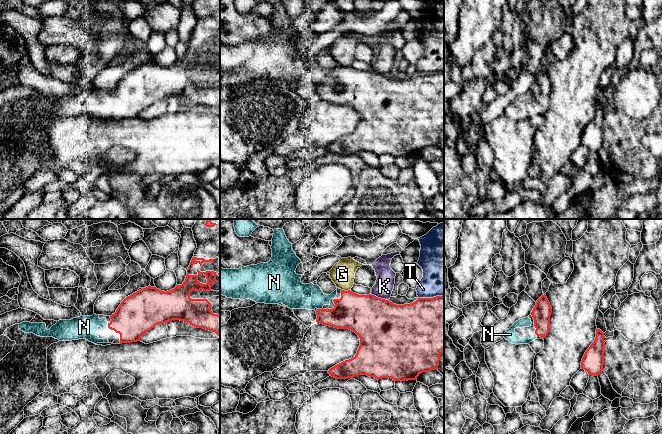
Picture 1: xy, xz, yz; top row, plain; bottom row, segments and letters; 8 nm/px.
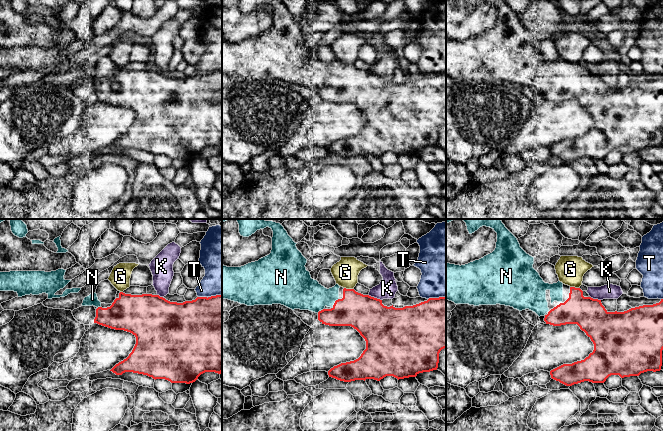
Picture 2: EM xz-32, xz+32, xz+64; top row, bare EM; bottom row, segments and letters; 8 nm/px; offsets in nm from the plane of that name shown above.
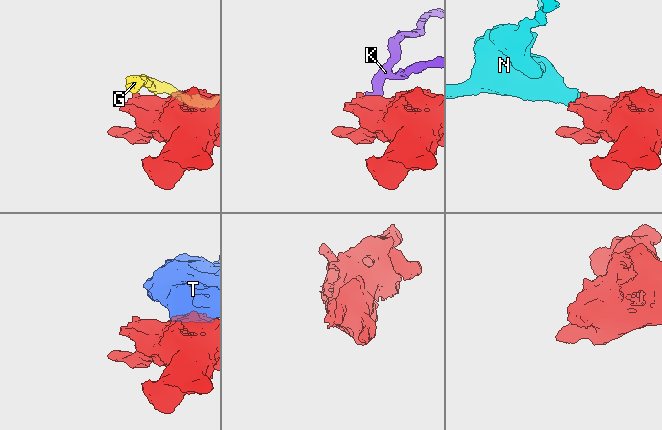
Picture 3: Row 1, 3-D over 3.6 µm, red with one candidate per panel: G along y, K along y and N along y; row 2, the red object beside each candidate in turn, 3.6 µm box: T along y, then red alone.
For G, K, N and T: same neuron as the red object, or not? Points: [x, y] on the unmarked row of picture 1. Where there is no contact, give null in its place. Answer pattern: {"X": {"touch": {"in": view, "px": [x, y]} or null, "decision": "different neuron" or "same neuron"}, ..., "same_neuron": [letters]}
{"G": {"touch": {"in": "xz", "px": [345, 67]}, "decision": "different neuron"}, "K": {"touch": {"in": "xz", "px": [380, 74]}, "decision": "different neuron"}, "N": {"touch": {"in": "xz", "px": [319, 85]}, "decision": "same neuron"}, "T": {"touch": {"in": "xz", "px": [430, 74]}, "decision": "different neuron"}, "same_neuron": ["N"]}

